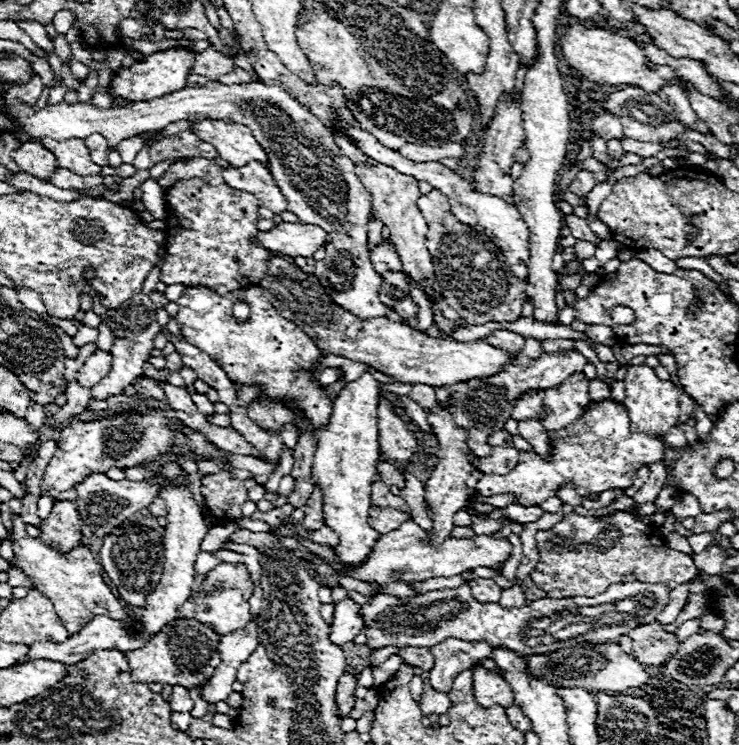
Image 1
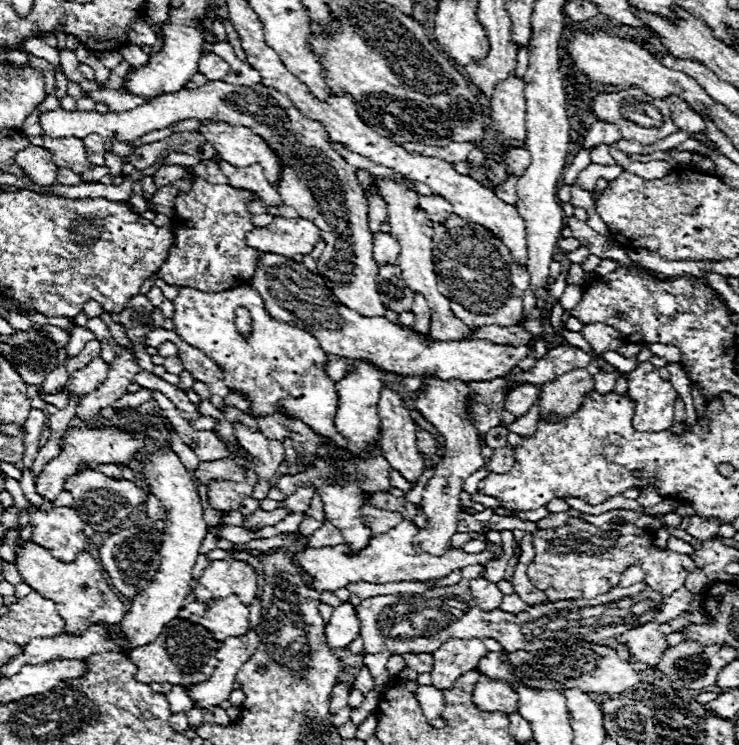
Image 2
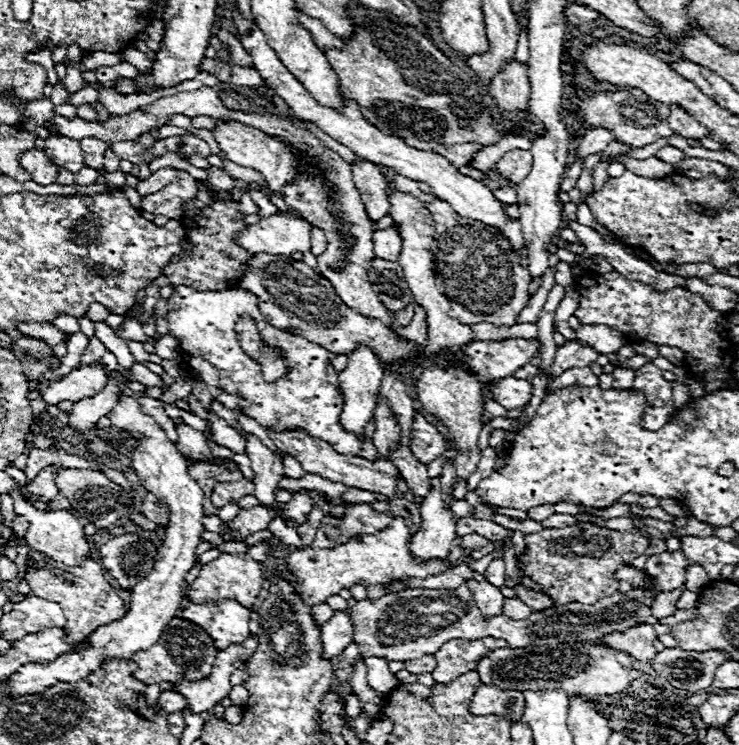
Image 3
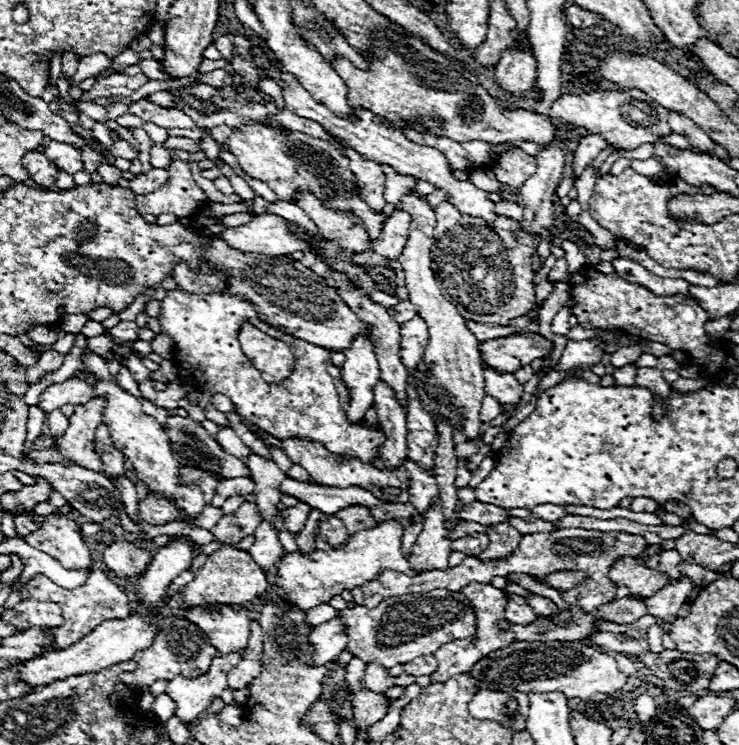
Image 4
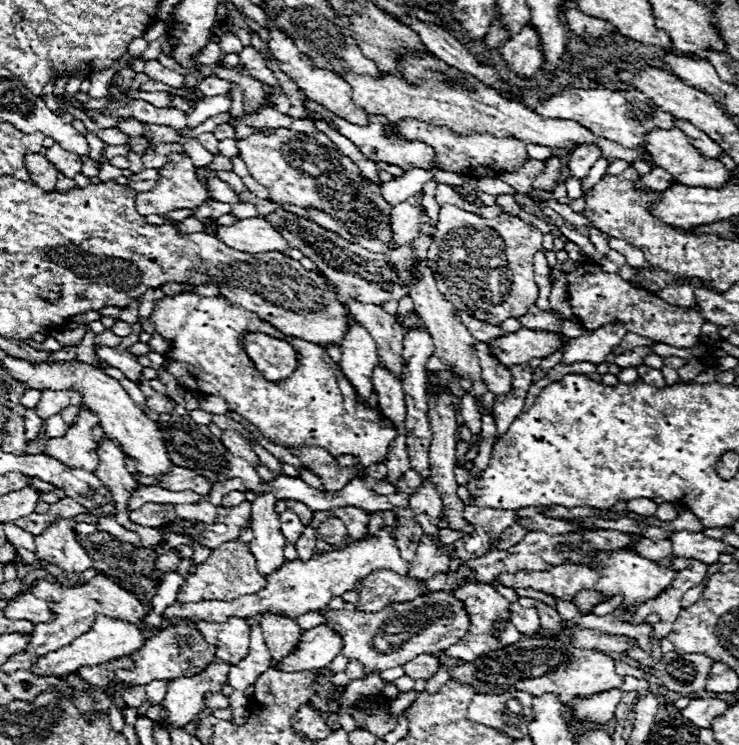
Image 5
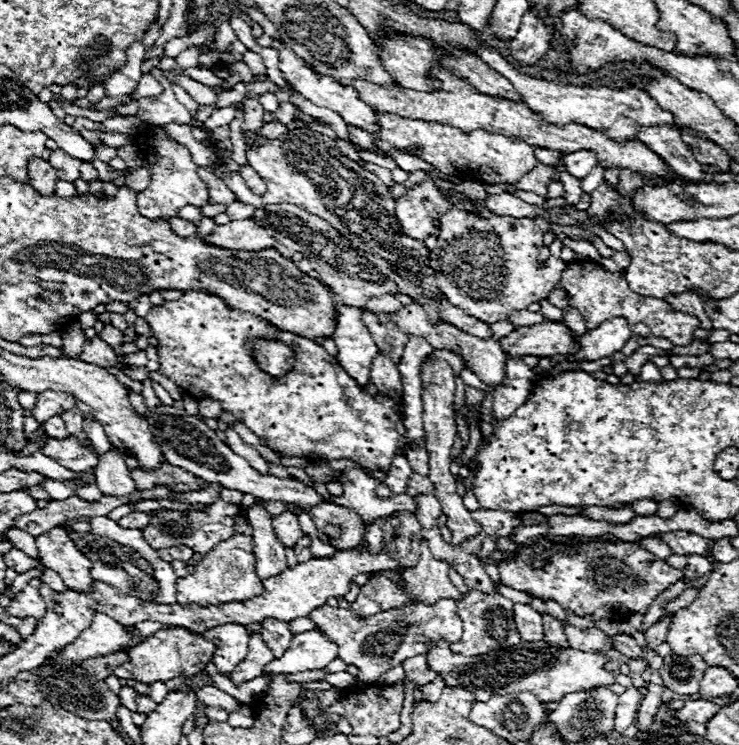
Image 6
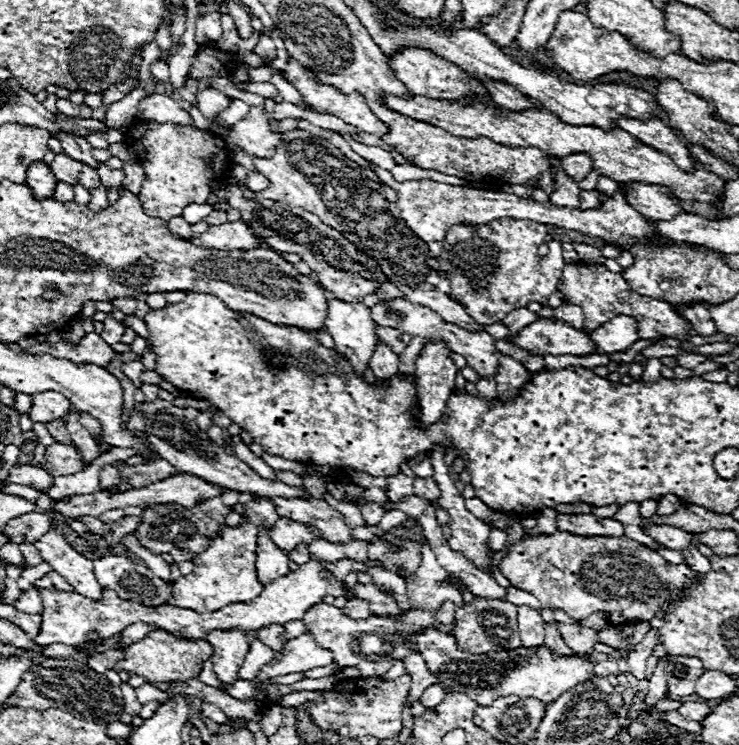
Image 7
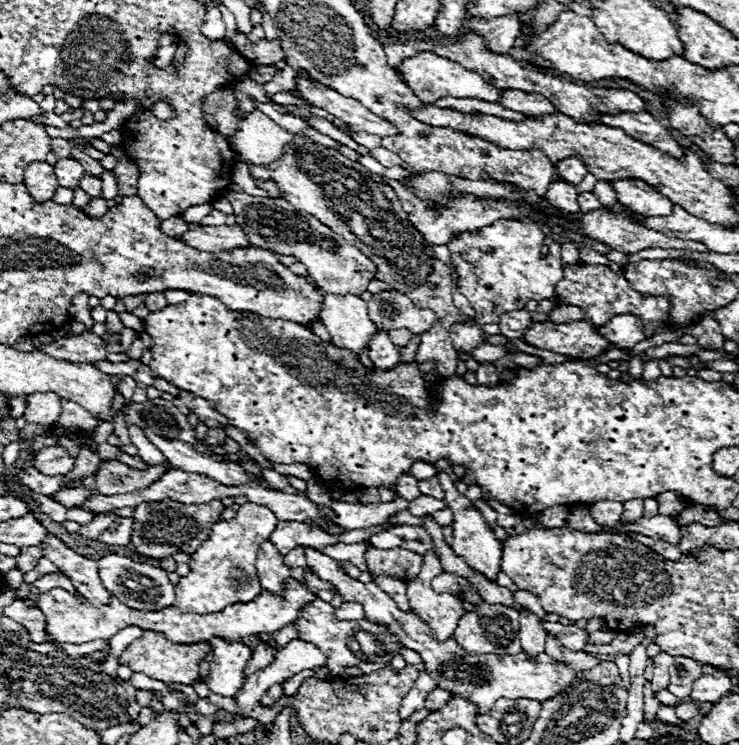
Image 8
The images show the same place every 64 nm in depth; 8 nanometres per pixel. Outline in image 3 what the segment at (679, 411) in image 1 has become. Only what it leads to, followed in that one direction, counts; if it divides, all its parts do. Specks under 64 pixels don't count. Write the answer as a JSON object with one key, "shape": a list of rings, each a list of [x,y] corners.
{"shape":[[[646,362],[634,372],[632,390],[638,390],[646,396],[646,412],[642,414],[642,428],[656,432],[670,422],[674,404],[672,404],[672,384],[662,378],[662,370],[652,362]]]}

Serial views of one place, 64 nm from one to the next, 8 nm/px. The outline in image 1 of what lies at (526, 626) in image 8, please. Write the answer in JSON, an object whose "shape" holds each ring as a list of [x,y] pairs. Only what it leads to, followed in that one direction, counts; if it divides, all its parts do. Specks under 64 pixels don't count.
{"shape":[[[512,586],[512,588],[508,588],[508,590],[502,590],[502,600],[500,600],[500,604],[506,606],[506,608],[524,606],[524,604],[526,604],[524,592],[522,592],[518,586]]]}

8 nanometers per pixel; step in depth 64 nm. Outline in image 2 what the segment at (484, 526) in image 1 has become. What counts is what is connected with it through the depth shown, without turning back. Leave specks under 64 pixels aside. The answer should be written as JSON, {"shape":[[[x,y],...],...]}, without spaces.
{"shape":[[[492,516],[492,520],[486,522],[486,532],[488,530],[524,530],[524,532],[534,532],[536,530],[536,524],[532,522],[524,522],[524,520],[518,520],[518,518],[512,518],[512,516]]]}

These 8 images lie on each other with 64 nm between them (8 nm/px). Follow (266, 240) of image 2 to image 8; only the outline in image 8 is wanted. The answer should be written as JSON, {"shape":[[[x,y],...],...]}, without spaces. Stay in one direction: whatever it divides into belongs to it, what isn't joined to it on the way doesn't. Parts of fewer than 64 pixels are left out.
{"shape":[[[238,224],[234,226],[200,226],[198,230],[188,230],[186,234],[178,236],[182,242],[190,244],[196,250],[232,250],[232,248],[248,248],[250,242]]]}

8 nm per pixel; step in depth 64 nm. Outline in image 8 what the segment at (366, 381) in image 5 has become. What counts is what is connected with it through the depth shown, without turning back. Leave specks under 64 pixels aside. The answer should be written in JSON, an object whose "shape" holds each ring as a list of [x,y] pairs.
{"shape":[[[324,294],[320,322],[332,336],[334,346],[346,348],[356,356],[368,348],[370,336],[378,330],[368,318],[366,302],[358,296]]]}

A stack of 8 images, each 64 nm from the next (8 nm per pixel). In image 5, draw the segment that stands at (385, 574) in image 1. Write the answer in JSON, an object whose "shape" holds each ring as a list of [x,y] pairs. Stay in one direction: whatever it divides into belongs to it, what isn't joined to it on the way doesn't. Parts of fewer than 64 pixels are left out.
{"shape":[[[380,528],[374,536],[366,534],[362,540],[348,544],[346,548],[332,550],[332,552],[316,552],[310,560],[284,560],[282,568],[278,572],[272,572],[266,576],[266,588],[258,592],[258,596],[242,596],[242,600],[230,600],[230,602],[198,602],[198,604],[178,604],[174,602],[164,610],[166,618],[176,620],[190,620],[192,616],[200,620],[210,622],[224,622],[230,616],[238,618],[252,618],[262,612],[274,612],[274,614],[286,614],[286,616],[302,616],[310,610],[318,610],[328,606],[330,598],[342,596],[348,590],[356,588],[356,580],[364,580],[374,570],[392,570],[398,574],[408,572],[408,562],[400,558],[396,540],[390,532],[390,528]]]}

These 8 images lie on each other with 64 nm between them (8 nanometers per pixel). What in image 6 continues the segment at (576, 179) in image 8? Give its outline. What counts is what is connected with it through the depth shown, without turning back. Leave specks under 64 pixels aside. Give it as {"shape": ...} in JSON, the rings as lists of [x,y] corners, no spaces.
{"shape":[[[578,150],[568,156],[564,156],[566,172],[578,180],[582,180],[594,166],[596,166],[596,152],[590,150]]]}

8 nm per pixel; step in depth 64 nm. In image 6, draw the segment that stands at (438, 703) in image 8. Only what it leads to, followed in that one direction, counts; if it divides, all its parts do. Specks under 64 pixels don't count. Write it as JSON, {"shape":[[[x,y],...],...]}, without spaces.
{"shape":[[[438,676],[434,682],[430,682],[430,684],[426,684],[426,686],[422,688],[422,698],[424,698],[424,700],[430,700],[430,702],[436,702],[438,696],[442,694],[444,686],[446,686],[446,682]]]}

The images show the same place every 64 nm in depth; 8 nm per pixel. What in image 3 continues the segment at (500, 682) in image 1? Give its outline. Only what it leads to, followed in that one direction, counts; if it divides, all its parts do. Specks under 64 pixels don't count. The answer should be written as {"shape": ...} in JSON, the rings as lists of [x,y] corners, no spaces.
{"shape":[[[480,684],[472,696],[470,710],[476,716],[504,714],[504,718],[520,720],[524,708],[524,696],[518,690],[502,690],[494,684]]]}

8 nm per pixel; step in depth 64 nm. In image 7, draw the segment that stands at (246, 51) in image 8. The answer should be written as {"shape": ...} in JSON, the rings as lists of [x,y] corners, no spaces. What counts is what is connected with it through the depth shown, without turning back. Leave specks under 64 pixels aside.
{"shape":[[[263,34],[257,46],[255,46],[254,53],[260,54],[260,57],[265,61],[267,59],[273,60],[276,58],[276,47],[273,40],[266,34]]]}

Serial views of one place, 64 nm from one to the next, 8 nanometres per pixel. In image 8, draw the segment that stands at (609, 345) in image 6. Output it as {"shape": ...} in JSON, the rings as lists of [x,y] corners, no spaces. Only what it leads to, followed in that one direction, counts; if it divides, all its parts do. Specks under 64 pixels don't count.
{"shape":[[[614,316],[598,330],[614,348],[632,348],[636,342],[644,340],[642,322],[638,316]]]}

